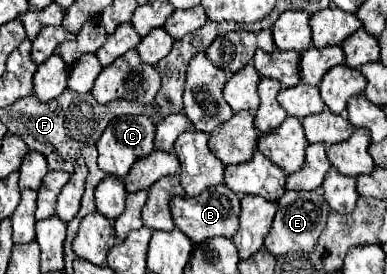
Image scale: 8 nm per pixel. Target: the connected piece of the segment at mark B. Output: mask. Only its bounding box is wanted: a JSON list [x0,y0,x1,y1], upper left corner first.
[169,184,239,242]

